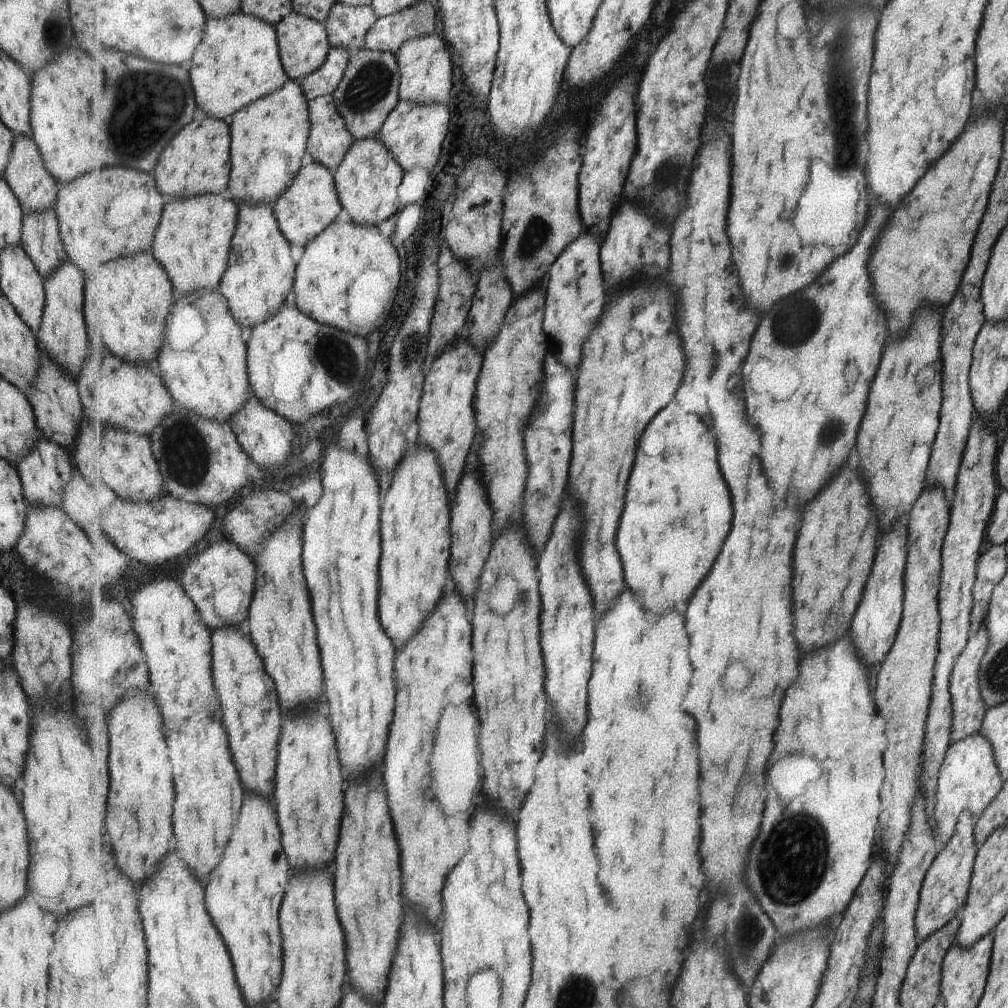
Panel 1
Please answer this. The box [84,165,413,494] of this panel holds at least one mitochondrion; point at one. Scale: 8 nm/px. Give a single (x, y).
(182, 448)

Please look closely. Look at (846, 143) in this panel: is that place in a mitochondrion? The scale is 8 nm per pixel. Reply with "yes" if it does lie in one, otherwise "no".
yes

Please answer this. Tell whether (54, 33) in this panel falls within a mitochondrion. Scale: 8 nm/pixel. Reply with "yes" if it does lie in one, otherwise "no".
yes

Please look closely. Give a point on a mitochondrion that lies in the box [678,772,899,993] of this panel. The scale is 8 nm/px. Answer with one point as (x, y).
(779, 877)

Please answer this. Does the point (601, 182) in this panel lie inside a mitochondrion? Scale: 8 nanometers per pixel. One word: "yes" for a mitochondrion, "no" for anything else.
no

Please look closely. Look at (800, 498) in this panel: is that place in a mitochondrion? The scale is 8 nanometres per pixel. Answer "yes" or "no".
no

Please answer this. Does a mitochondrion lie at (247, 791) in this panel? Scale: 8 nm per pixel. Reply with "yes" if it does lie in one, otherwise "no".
no

